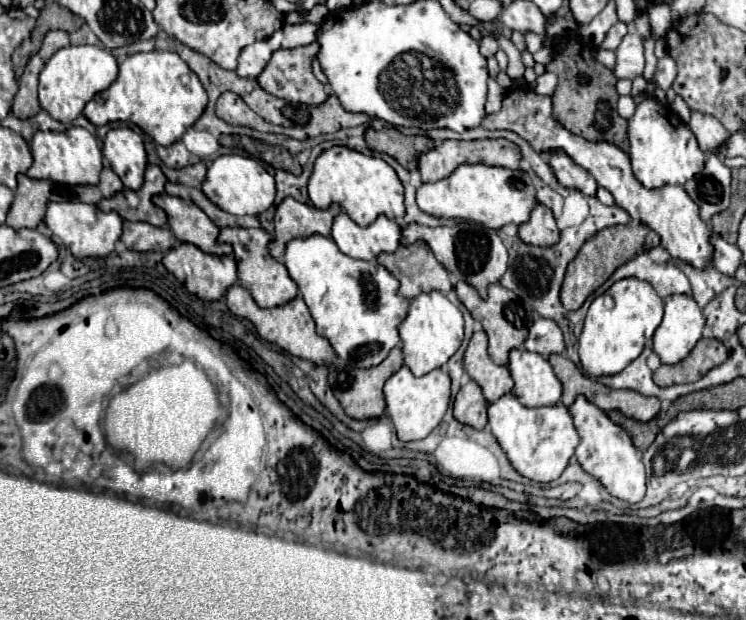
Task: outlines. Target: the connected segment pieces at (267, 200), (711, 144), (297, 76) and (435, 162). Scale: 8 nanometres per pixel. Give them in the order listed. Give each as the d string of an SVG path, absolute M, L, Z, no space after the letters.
M221 155L207 169L207 179L201 185L201 191L207 195L207 199L231 215L259 215L273 205L275 179L257 159L243 155Z
M691 111L691 119L687 125L693 131L693 135L697 137L697 143L703 151L715 153L715 149L721 147L729 137L727 129L713 115L703 115L699 111Z
M311 43L311 45L303 45L303 47L295 47L295 49L279 49L271 55L265 71L257 77L259 85L275 95L281 97L285 101L291 103L303 103L303 105L321 105L327 99L325 87L323 83L319 83L311 71L311 59L319 53L319 43Z
M507 139L443 141L439 147L433 147L431 151L427 151L419 157L419 171L421 171L421 177L425 183L433 183L433 181L441 181L441 179L449 177L463 163L483 163L483 165L491 165L491 167L519 169L519 161L521 161L521 149Z

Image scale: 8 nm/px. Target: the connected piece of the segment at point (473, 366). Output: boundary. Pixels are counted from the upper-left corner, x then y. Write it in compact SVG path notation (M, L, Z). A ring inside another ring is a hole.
M477 329L473 333L463 357L463 367L469 377L481 387L489 403L513 391L513 379L509 369L495 365L487 353L487 335L483 329Z

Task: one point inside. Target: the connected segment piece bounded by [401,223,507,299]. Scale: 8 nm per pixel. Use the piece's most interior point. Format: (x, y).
(474, 254)

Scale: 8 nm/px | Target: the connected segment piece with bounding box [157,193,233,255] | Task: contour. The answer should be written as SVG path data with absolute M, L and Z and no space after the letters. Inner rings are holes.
M161 193L157 195L157 205L167 213L167 223L179 241L193 243L211 255L233 253L229 243L217 241L219 229L199 207L195 207L195 203Z

